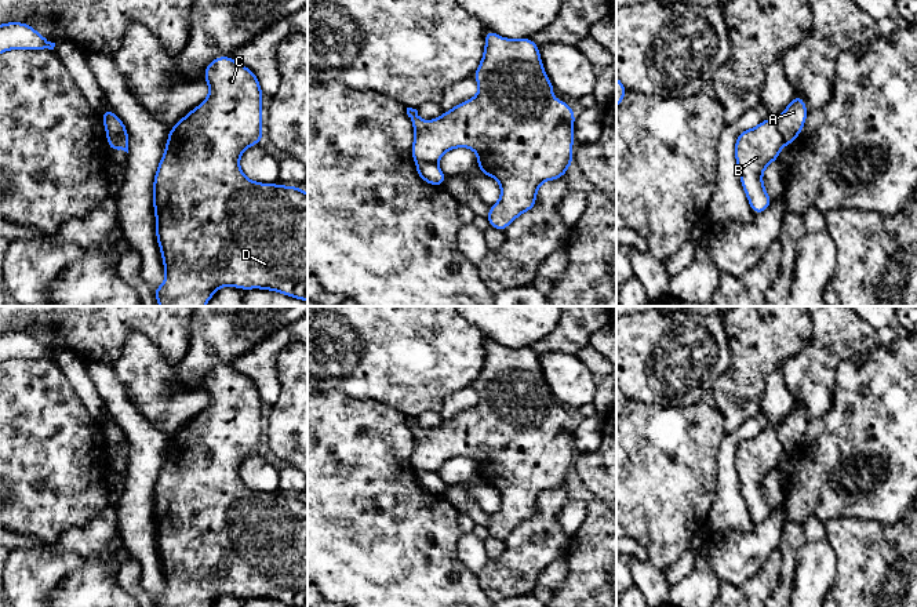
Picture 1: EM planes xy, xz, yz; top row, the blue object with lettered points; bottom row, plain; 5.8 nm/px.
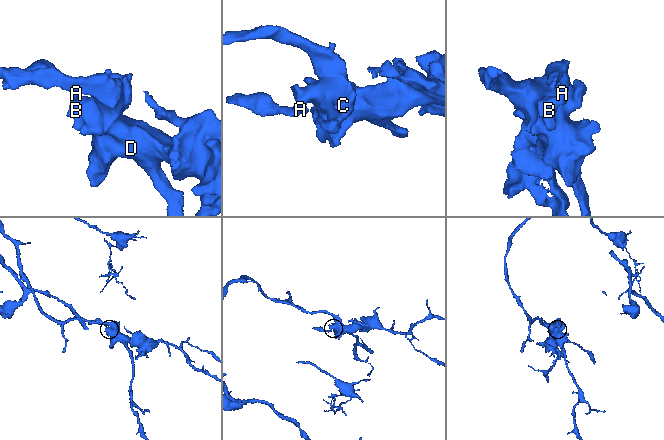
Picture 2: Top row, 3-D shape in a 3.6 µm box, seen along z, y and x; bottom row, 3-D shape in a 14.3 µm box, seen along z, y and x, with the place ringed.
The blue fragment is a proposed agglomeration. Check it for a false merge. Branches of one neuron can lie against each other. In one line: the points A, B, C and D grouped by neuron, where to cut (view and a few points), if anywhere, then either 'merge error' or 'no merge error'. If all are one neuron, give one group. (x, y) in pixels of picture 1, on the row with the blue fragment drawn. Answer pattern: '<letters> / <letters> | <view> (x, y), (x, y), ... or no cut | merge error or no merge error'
A / B C D | yz (774, 119), (785, 144) | merge error

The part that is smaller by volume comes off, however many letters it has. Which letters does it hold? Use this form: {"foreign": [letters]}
{"foreign": ["A"]}

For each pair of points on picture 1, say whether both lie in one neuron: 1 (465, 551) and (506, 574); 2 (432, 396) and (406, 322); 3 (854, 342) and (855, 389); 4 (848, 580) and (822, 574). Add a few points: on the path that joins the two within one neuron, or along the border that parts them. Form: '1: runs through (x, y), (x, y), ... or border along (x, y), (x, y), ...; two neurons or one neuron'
1: border along (488, 559), (476, 574); two neurons
2: runs through (418, 378), (412, 369), (406, 340); one neuron
3: border along (879, 341), (872, 349), (843, 360), (834, 382); two neurons
4: border along (832, 545), (836, 553), (837, 574), (828, 592); two neurons

